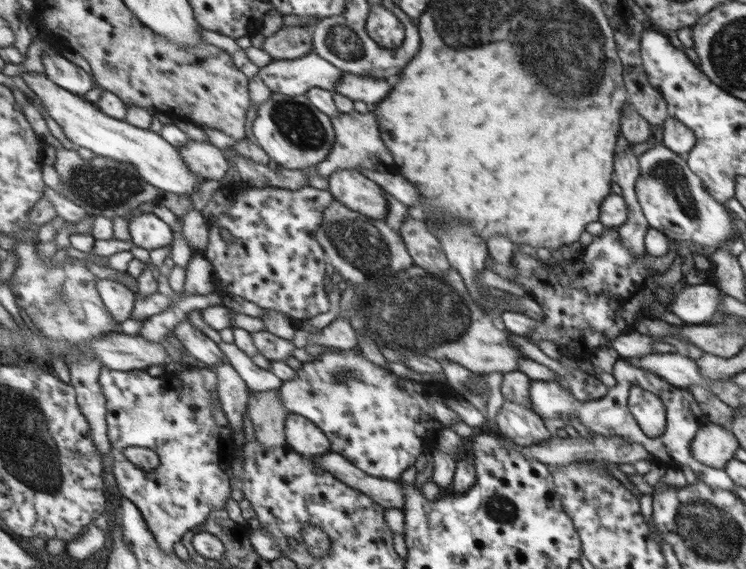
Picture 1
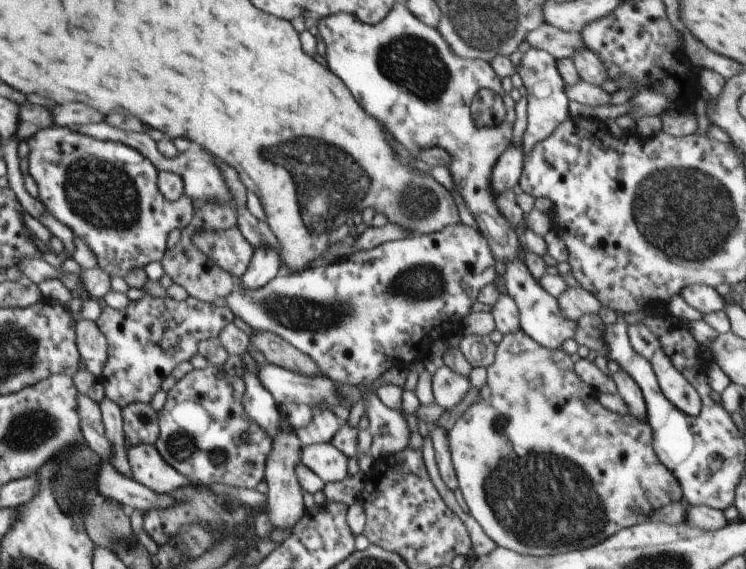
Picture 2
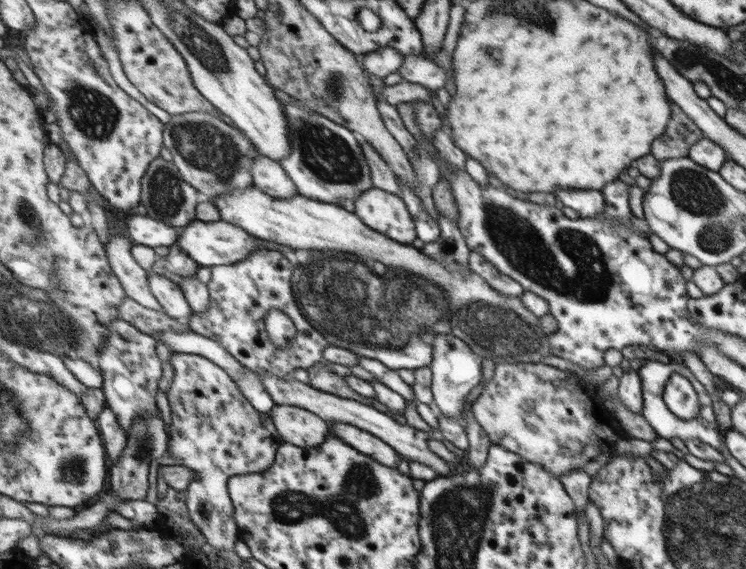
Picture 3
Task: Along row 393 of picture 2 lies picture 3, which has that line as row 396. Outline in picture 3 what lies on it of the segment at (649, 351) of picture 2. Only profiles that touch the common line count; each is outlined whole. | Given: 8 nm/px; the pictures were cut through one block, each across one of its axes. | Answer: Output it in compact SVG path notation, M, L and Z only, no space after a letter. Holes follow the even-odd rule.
M672 372L672 376L666 381L662 398L666 408L677 418L690 420L697 418L700 411L698 394L688 378L684 378L678 372Z

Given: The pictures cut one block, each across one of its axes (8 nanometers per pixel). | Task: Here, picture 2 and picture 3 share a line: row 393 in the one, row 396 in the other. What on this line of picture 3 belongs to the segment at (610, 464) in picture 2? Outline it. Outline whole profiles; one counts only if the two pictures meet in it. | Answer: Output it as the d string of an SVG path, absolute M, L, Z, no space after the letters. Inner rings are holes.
M497 361L494 375L471 410L477 422L492 439L492 444L513 451L527 462L537 464L557 477L568 474L580 466L589 465L602 454L612 454L616 442L630 438L618 422L616 414L604 408L599 389L594 384L542 362L510 364Z

